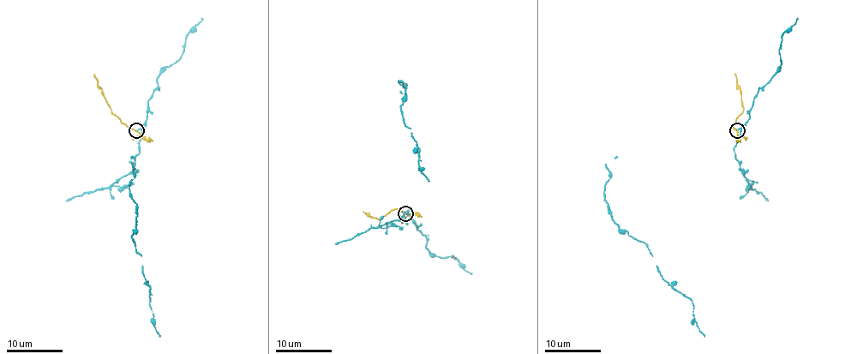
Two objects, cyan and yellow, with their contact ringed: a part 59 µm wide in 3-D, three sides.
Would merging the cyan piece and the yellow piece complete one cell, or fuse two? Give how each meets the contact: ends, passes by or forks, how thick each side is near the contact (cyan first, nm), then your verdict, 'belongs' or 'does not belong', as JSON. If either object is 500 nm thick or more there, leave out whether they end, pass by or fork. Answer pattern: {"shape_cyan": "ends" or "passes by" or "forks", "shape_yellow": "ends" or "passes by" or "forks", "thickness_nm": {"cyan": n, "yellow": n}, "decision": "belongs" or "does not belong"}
{"shape_cyan": "ends", "shape_yellow": "passes by", "thickness_nm": {"cyan": 120, "yellow": 150}, "decision": "does not belong"}

